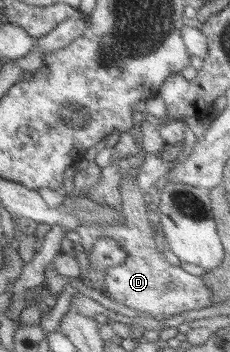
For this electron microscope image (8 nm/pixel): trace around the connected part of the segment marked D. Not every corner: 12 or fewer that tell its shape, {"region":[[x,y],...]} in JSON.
{"region":[[136,174],[121,176],[119,224],[80,224],[126,250],[106,295],[148,317],[211,304],[202,280],[156,249]]}

